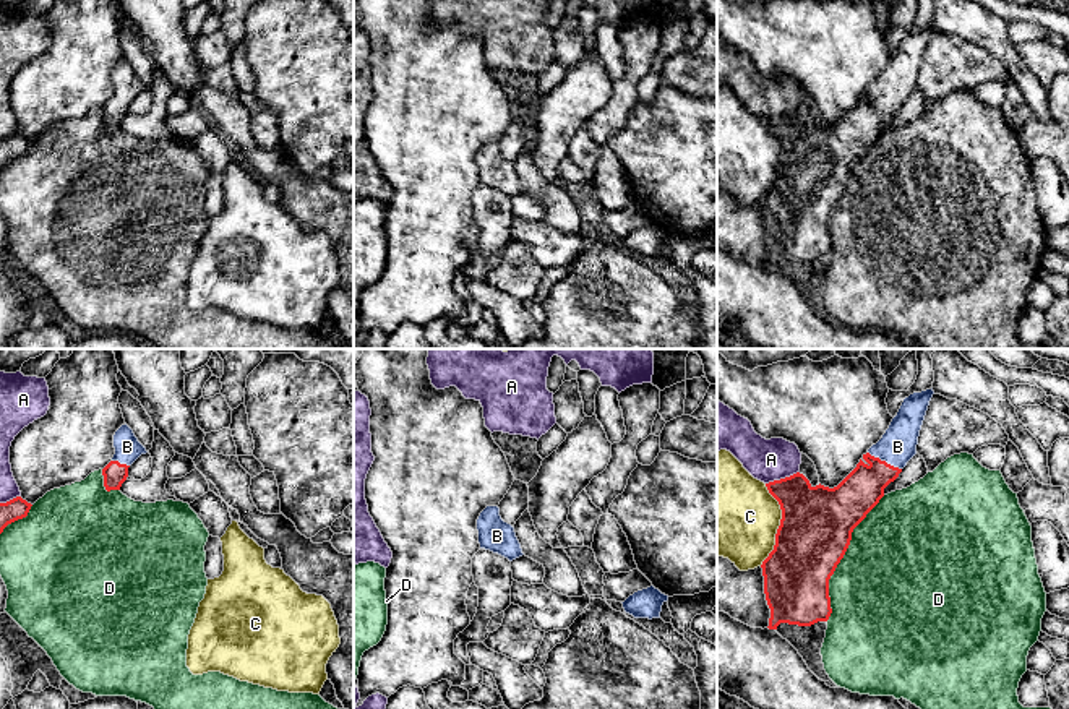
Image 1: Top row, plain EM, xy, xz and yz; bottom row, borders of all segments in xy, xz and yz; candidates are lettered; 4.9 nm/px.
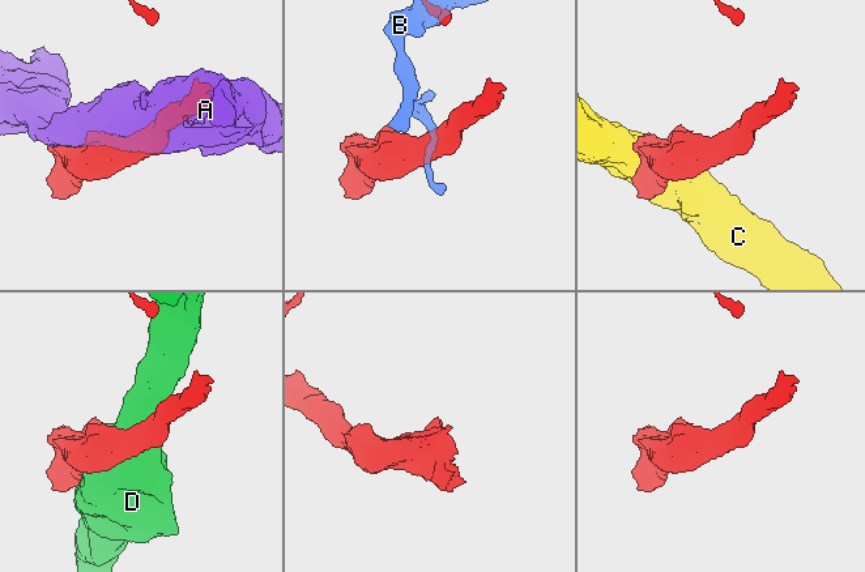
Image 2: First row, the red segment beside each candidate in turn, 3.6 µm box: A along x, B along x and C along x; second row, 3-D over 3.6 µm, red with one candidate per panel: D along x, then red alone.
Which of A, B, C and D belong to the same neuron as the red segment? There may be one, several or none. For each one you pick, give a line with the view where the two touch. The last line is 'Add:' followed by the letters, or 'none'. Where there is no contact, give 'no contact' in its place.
B: contact in yz
Add: B

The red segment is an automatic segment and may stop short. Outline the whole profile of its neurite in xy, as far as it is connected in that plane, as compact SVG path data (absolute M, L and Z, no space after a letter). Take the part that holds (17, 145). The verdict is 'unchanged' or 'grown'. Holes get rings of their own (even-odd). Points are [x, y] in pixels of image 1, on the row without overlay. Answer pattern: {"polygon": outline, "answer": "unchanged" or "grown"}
{"polygon": "M16 133L6 140L0 140L0 170L8 161L26 154L31 143L32 141L23 136L21 133Z", "answer": "unchanged"}

